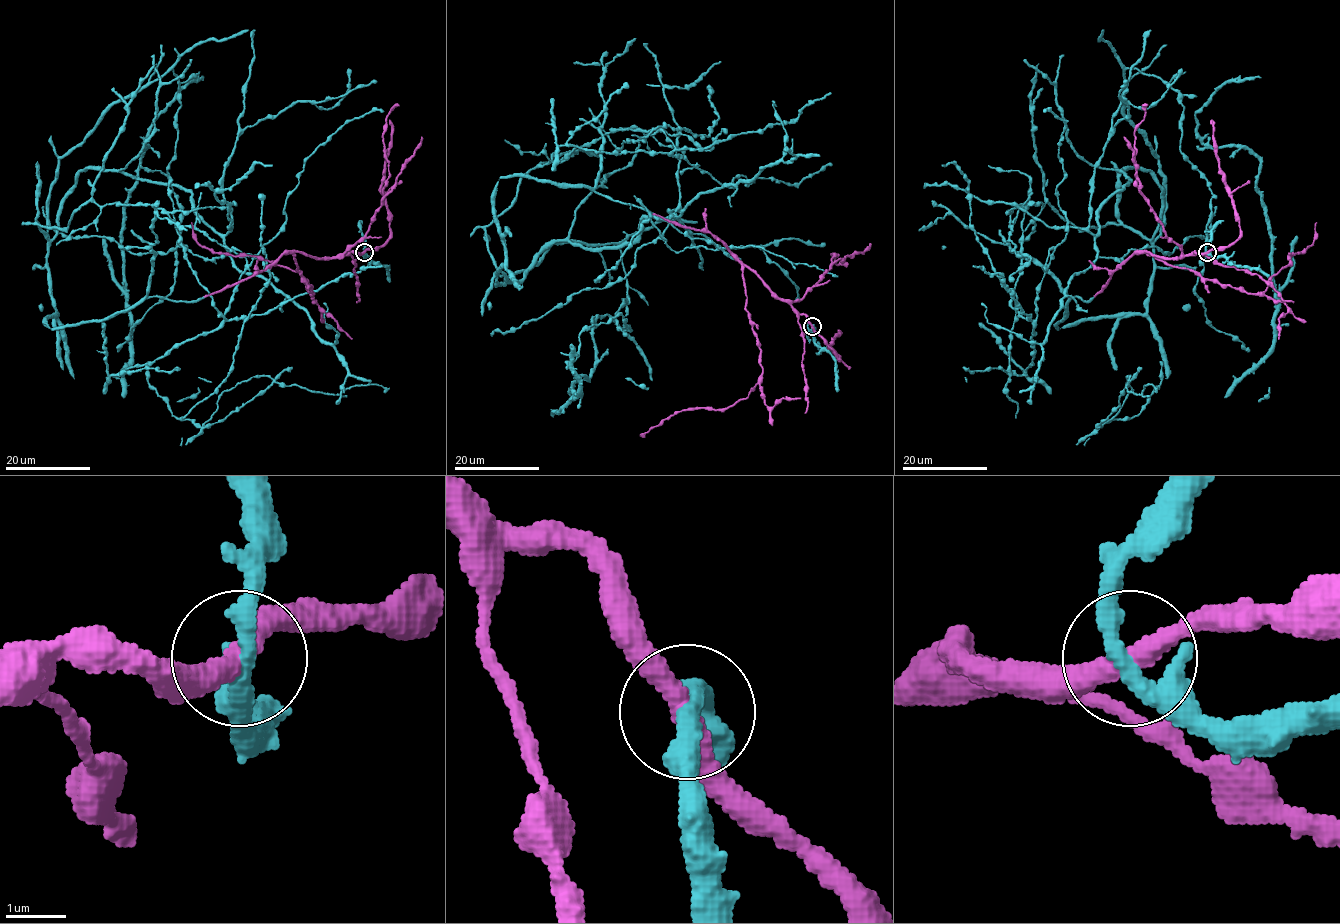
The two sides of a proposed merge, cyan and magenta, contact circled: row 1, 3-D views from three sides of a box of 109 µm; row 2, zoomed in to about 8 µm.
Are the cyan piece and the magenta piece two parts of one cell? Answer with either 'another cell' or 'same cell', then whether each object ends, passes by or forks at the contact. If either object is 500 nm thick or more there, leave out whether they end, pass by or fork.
same cell; cyan forks; magenta passes by

